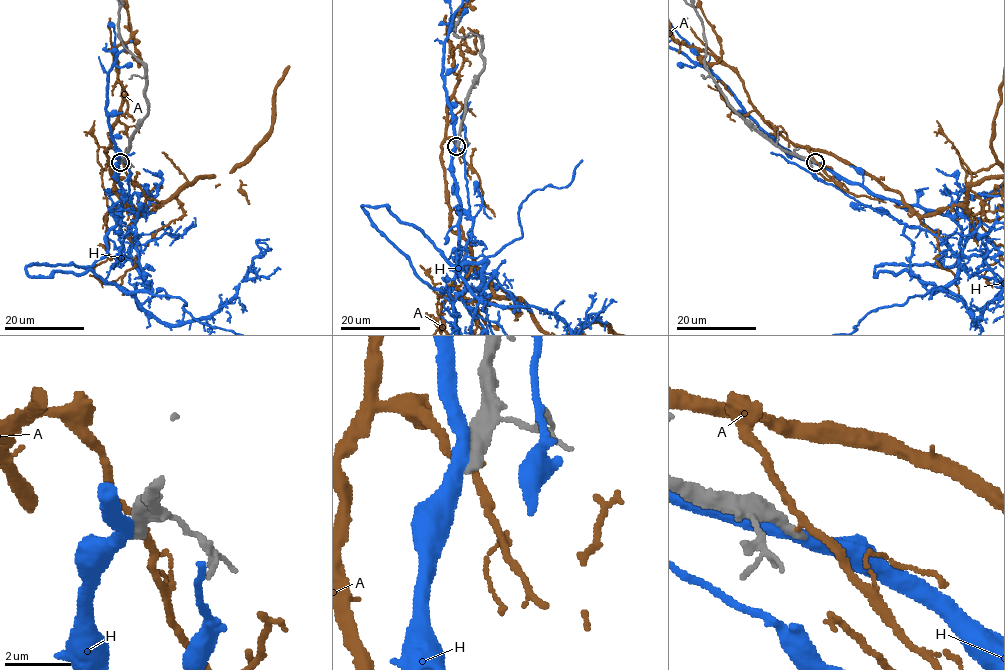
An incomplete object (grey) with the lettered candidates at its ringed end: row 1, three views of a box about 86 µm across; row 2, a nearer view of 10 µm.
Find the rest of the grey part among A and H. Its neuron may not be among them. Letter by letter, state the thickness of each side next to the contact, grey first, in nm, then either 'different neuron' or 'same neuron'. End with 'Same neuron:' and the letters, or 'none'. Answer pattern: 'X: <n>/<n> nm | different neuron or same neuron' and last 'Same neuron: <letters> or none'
A: 440/200 nm | different neuron
H: 500/400 nm | different neuron
Same neuron: none

